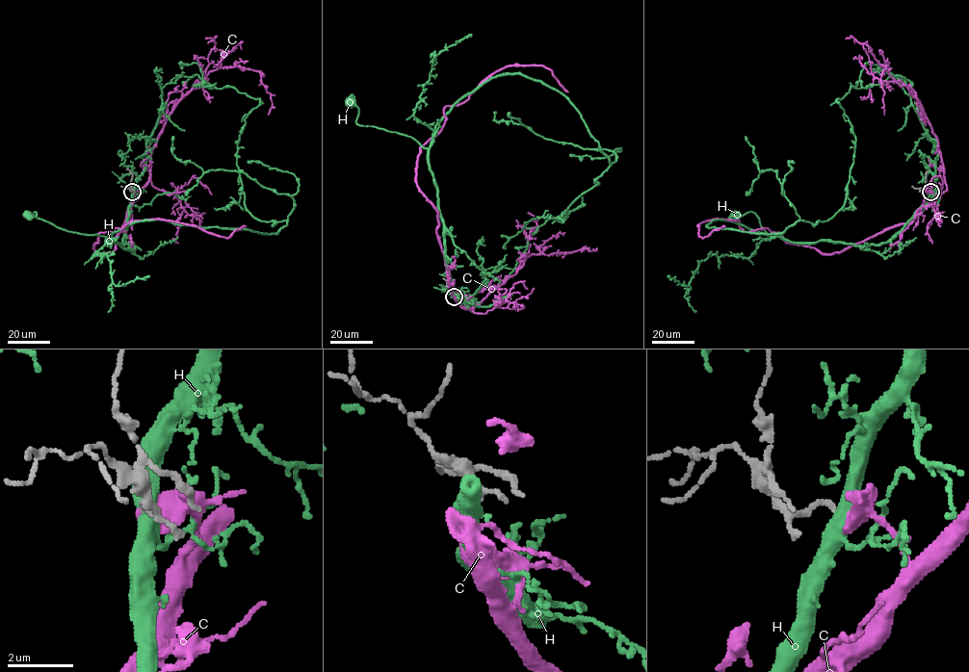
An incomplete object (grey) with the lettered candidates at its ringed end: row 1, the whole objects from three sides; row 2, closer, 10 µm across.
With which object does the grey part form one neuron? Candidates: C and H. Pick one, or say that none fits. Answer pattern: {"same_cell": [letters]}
{"same_cell": ["C"]}

